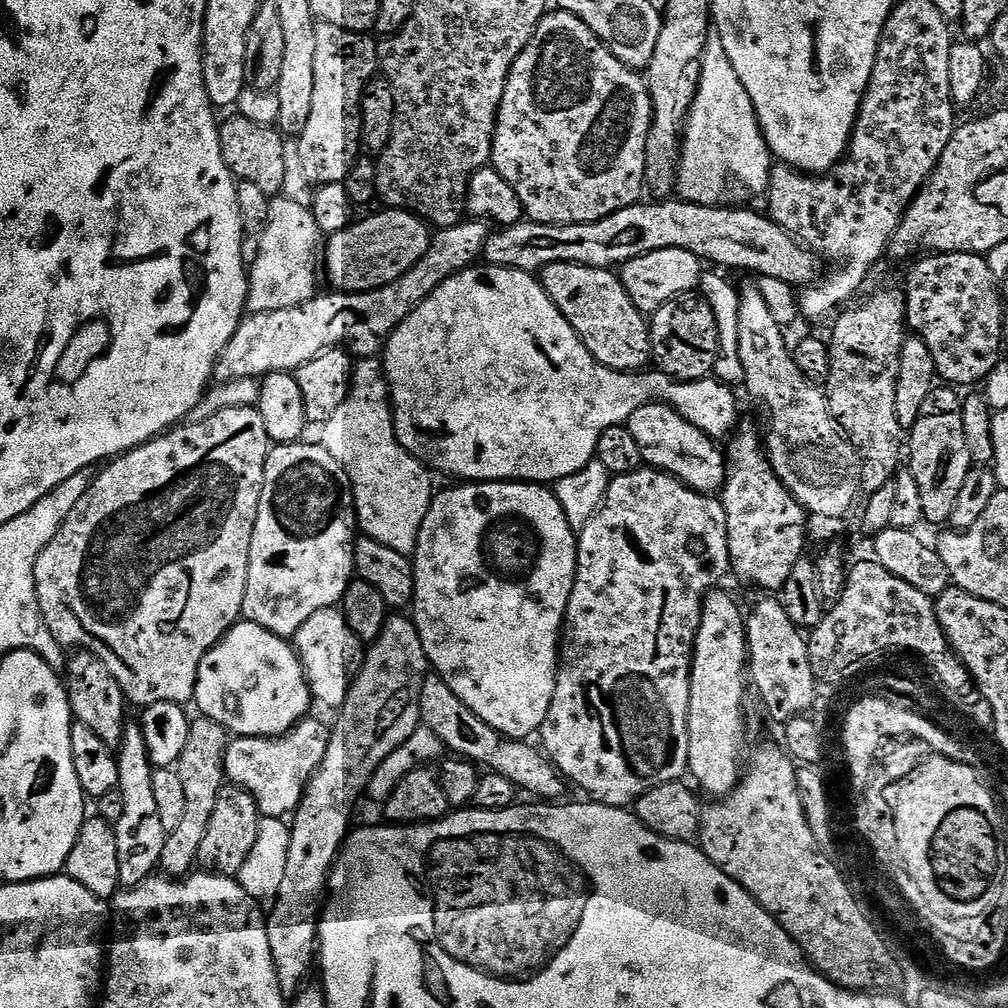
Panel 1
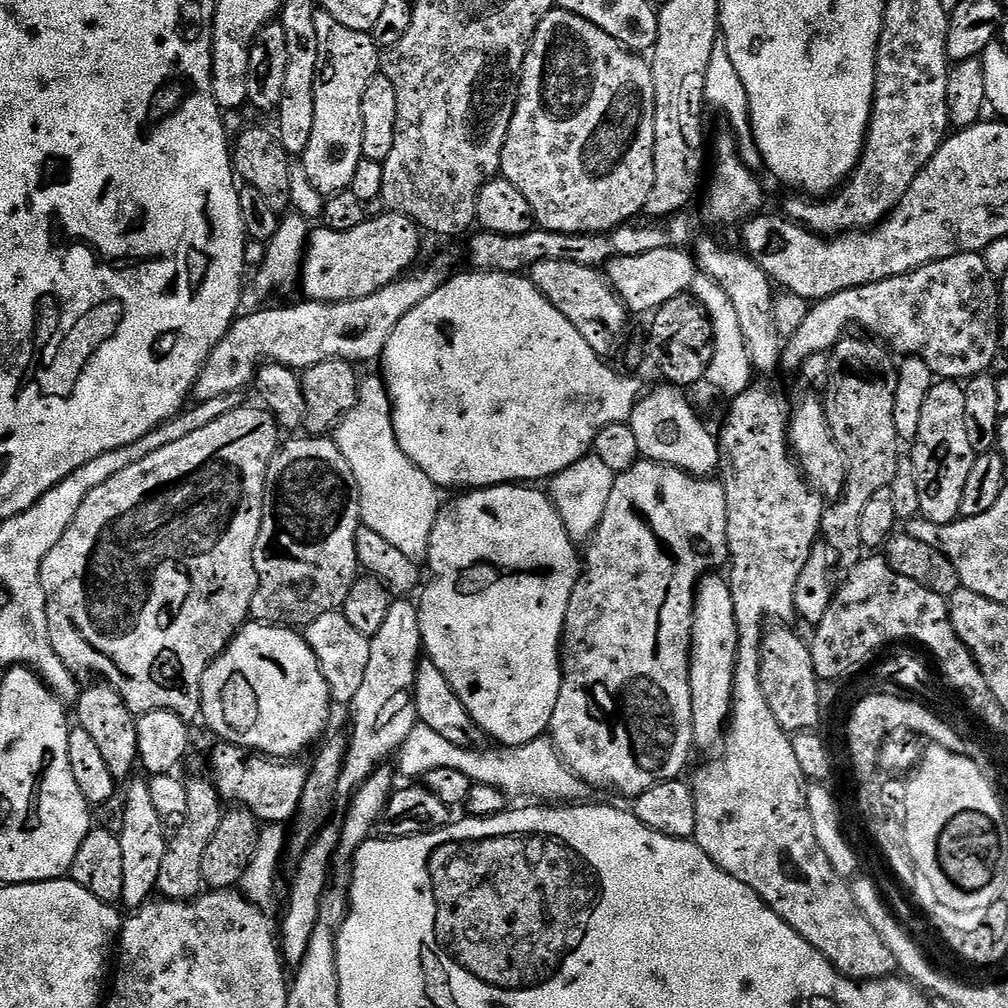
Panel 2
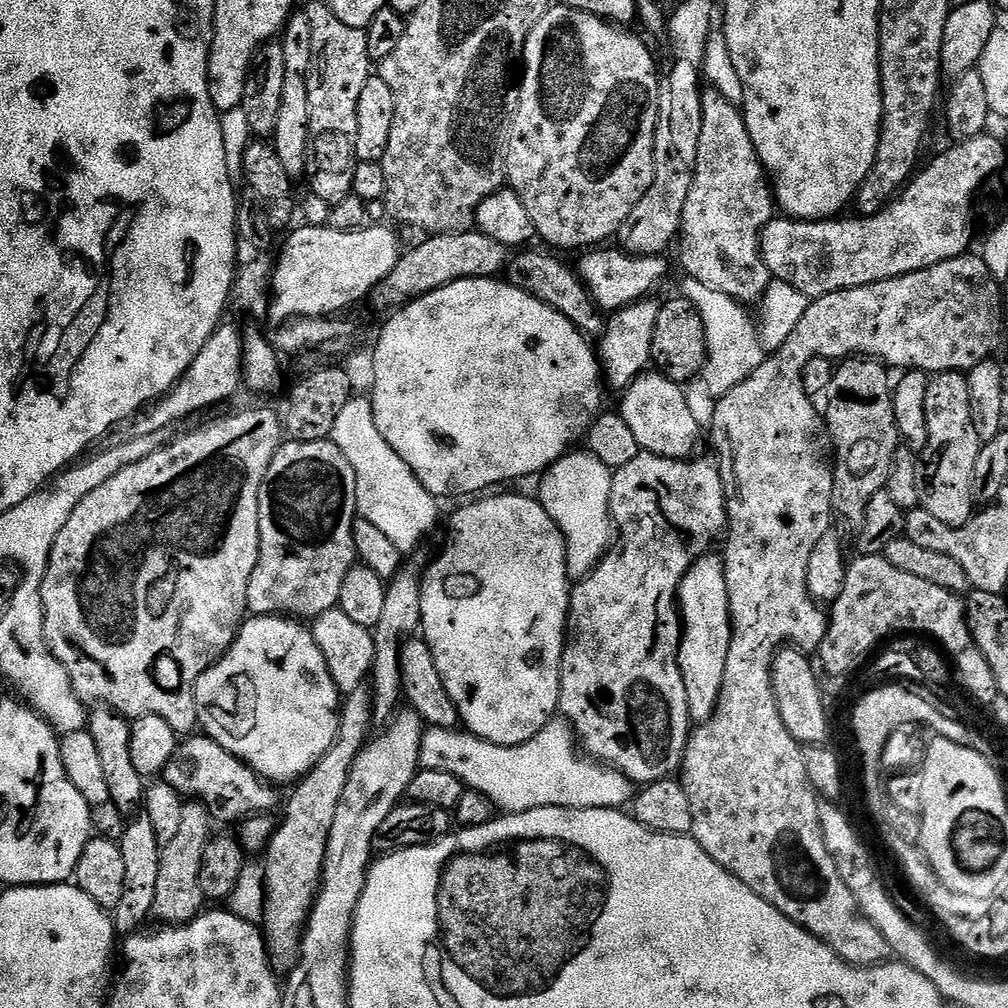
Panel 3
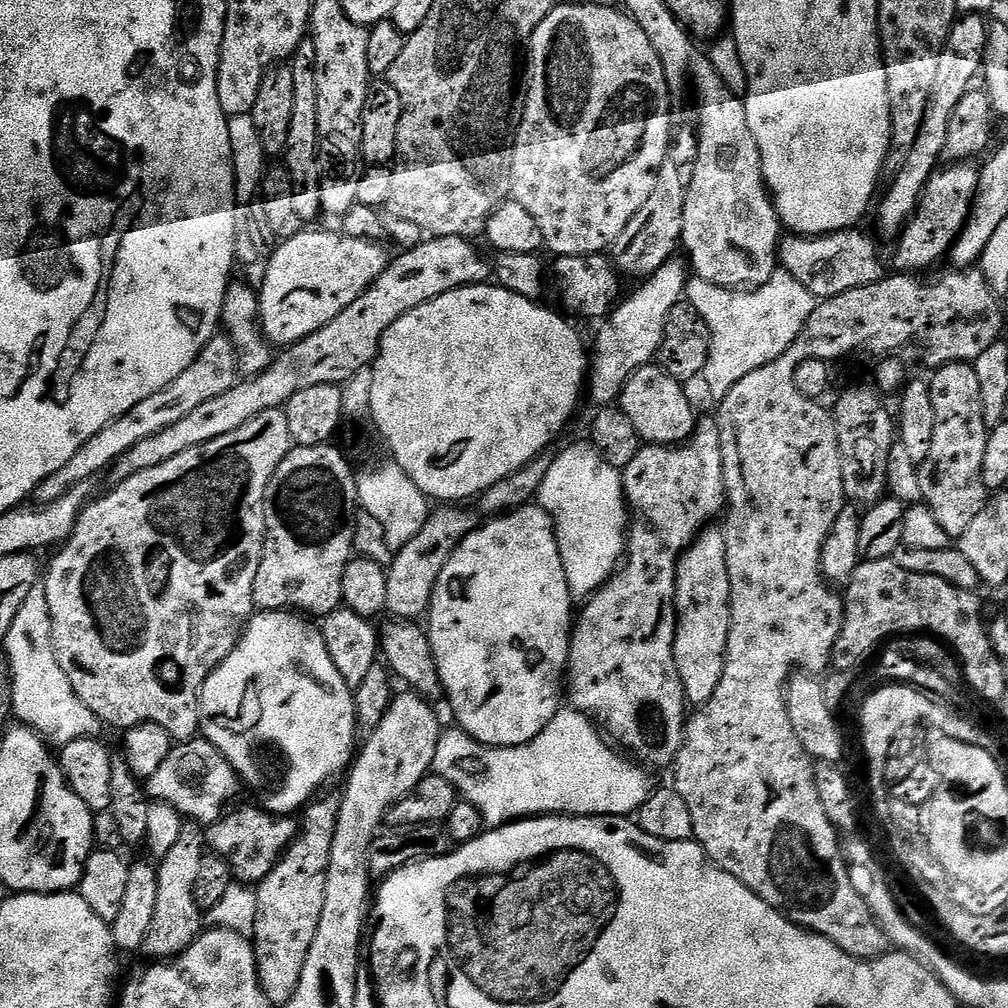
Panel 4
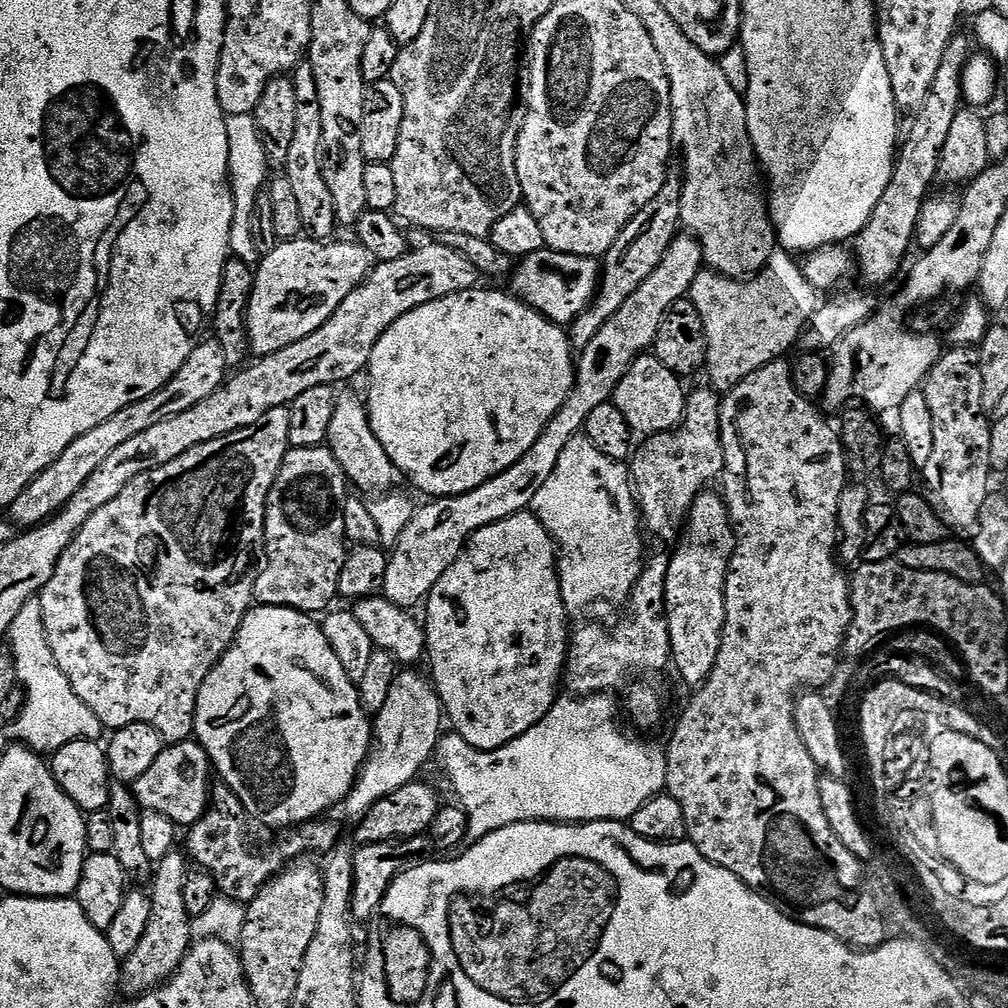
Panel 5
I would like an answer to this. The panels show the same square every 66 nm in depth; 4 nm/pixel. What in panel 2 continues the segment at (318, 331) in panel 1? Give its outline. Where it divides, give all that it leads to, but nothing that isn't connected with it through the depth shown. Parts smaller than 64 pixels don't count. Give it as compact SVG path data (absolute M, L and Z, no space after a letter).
M440 252L429 268L417 267L416 276L405 275L366 298L333 304L306 298L302 304L264 308L249 316L237 315L218 346L214 346L205 359L204 369L196 377L195 399L202 401L222 398L231 392L243 393L244 387L253 383L257 368L265 362L303 370L327 360L347 360L353 366L361 366L367 360L379 361L386 342L390 342L390 334L394 334L394 326L398 326L418 302L426 302L434 290L452 279L455 264L454 253Z

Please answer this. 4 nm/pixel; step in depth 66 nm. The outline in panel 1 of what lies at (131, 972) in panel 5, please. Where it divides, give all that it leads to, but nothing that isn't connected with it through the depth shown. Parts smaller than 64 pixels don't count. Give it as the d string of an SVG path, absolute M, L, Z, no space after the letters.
M197 715L192 720L190 738L186 738L182 758L178 758L175 766L178 779L184 787L186 810L182 814L182 822L178 822L178 826L174 826L174 830L165 835L160 859L159 871L169 877L183 878L197 867L198 846L202 846L206 826L210 826L210 818L214 815L214 802L218 802L218 794L226 787L224 759L229 739L229 732L210 717Z

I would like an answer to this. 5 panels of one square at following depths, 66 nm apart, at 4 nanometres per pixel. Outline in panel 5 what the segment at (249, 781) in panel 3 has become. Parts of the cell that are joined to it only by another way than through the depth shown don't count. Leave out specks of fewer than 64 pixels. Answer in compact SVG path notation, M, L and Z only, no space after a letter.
M189 738L180 744L168 744L162 754L158 754L154 766L150 766L142 778L131 781L130 787L144 812L166 814L178 826L191 826L208 808L213 780L214 767L208 751Z

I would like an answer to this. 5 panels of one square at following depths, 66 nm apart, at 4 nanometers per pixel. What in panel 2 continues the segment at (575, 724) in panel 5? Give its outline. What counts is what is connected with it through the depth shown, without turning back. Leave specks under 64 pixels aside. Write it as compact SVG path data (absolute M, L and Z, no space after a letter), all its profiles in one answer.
M418 722L414 730L410 730L404 745L398 749L400 772L404 776L419 777L430 770L438 770L438 766L447 766L449 770L462 770L462 774L466 774L466 778L470 778L473 784L494 786L505 792L509 798L545 796L548 799L545 801L548 802L576 802L586 791L584 781L579 780L565 766L551 739L541 738L529 744L523 744L520 748L488 747L454 746L454 742L440 737L434 730L430 730L430 726Z

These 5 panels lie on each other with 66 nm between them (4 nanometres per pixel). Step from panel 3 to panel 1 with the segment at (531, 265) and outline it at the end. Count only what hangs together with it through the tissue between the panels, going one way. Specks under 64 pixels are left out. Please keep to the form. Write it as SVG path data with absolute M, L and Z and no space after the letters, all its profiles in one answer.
M548 263L538 279L554 306L602 366L616 372L639 372L652 360L652 333L645 313L639 312L626 294L619 275L607 268L586 267L584 264Z

